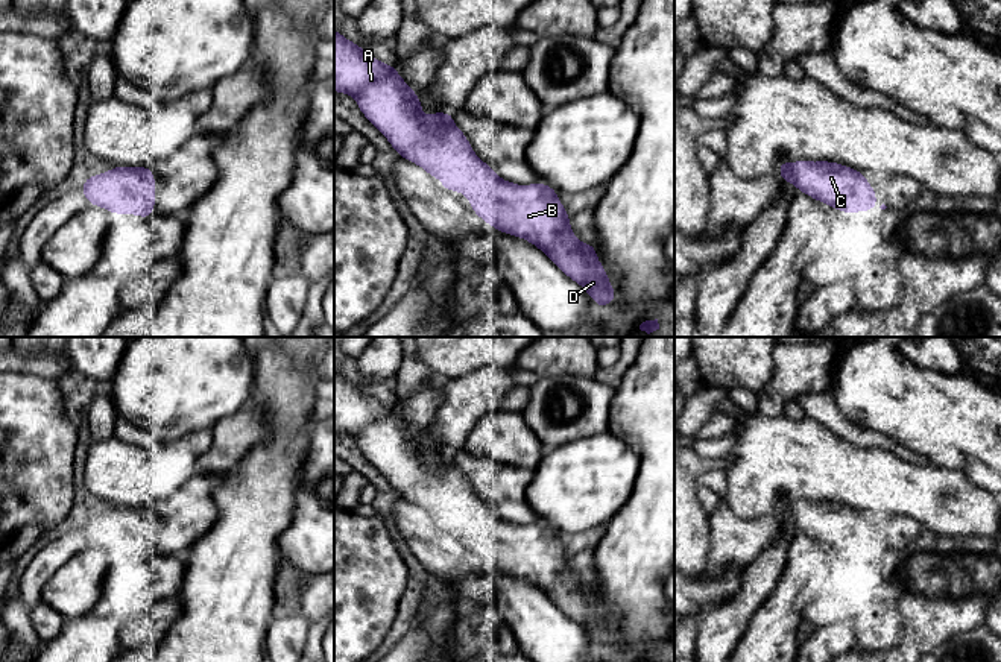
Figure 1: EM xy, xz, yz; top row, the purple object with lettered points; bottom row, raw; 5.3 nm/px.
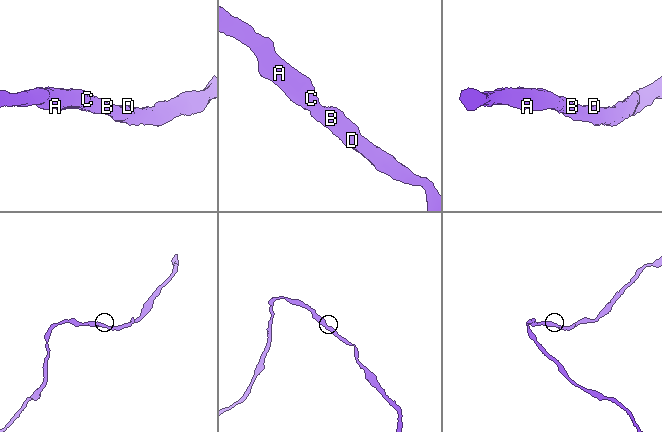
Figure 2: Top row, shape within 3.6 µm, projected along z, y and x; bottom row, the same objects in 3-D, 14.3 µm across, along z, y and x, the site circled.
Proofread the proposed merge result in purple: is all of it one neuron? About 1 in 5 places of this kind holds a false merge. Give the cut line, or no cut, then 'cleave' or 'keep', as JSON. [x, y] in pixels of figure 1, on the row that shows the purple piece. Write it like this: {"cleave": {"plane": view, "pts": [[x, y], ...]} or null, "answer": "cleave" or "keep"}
{"cleave": null, "answer": "keep"}

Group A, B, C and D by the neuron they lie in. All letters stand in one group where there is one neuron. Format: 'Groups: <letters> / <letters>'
Groups: A B C D

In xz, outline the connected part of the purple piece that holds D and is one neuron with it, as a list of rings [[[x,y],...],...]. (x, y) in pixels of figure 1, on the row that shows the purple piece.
[[[334,30],[334,91],[352,96],[362,114],[386,137],[401,158],[439,178],[445,190],[463,193],[471,202],[471,210],[482,220],[497,231],[521,237],[541,249],[570,279],[585,288],[600,310],[612,304],[617,292],[597,258],[595,247],[576,238],[570,226],[570,214],[556,190],[545,182],[518,185],[501,179],[475,155],[466,135],[456,126],[451,111],[430,112],[422,117],[421,99],[404,82],[395,65],[386,65],[368,55],[340,30]]]

